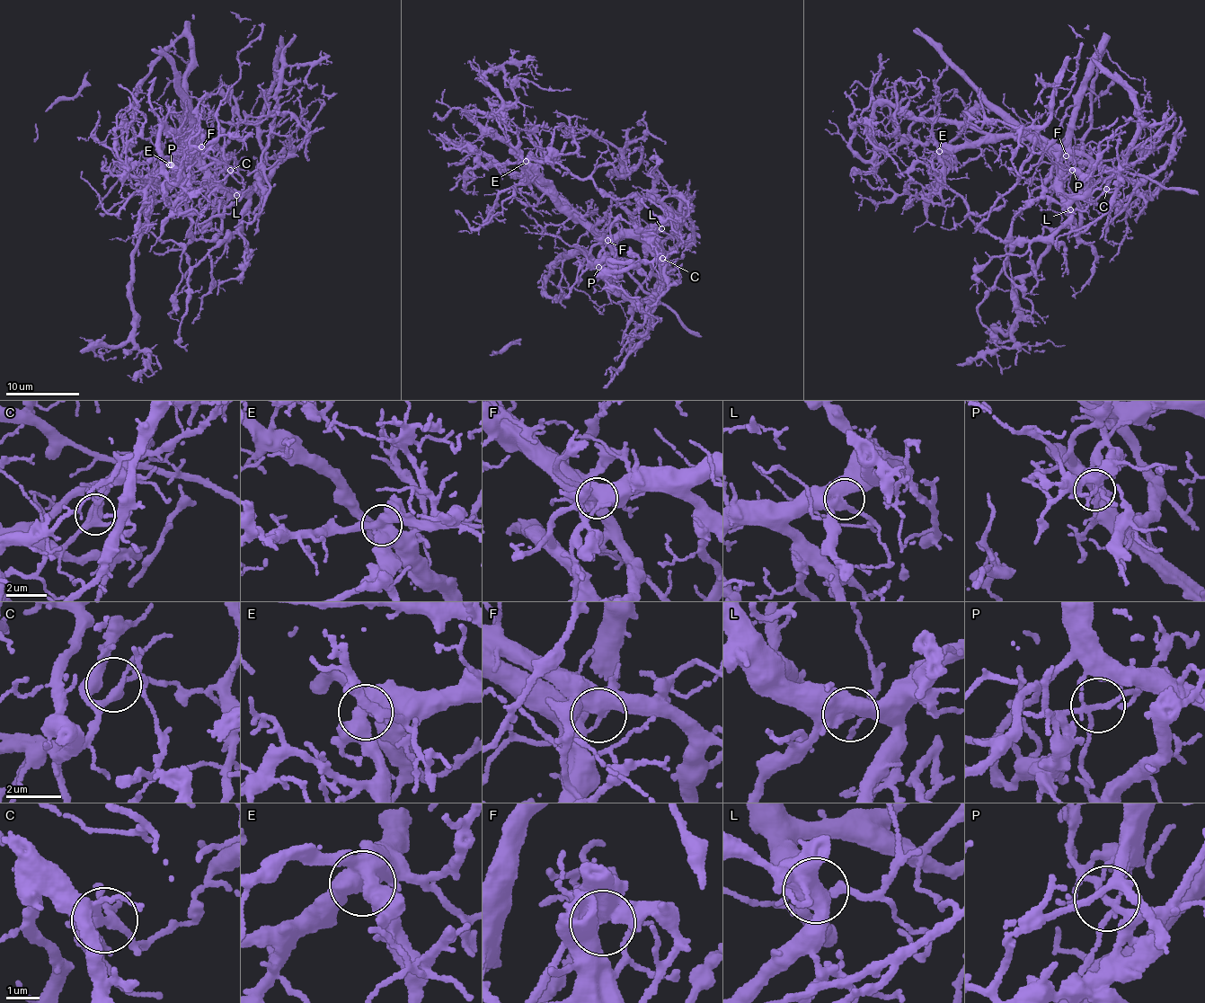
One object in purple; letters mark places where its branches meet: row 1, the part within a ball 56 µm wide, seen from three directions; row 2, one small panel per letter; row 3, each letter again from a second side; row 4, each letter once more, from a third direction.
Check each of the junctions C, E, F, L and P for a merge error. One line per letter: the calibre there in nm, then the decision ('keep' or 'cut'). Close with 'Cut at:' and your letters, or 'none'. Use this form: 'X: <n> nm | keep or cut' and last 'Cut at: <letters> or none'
C: 220 nm | keep
E: 480 nm | keep
F: 400 nm | cut
L: 500 nm | keep
P: 160 nm | cut
Cut at: F, P

